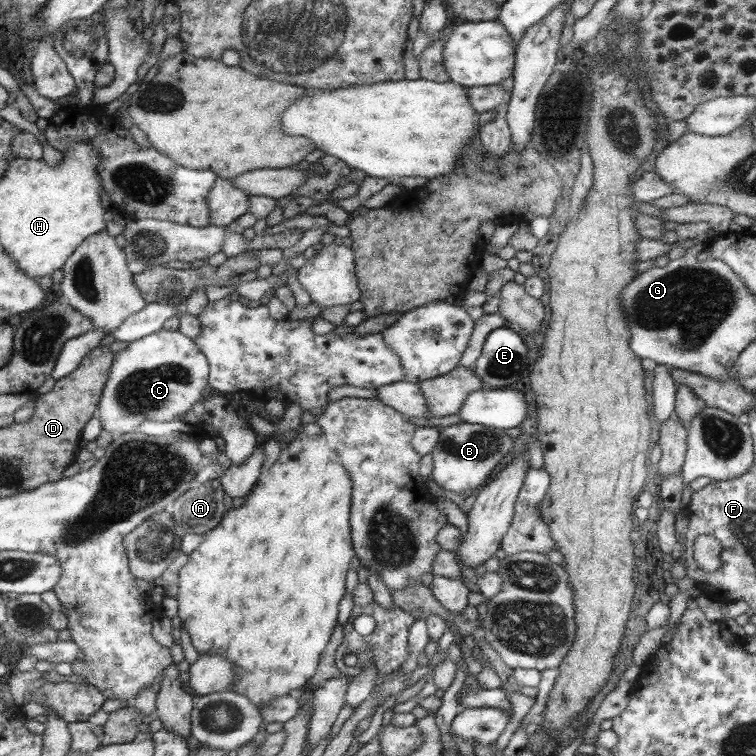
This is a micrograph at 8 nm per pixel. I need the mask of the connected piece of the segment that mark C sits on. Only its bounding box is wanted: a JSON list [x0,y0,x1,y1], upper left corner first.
[96,328,208,434]

